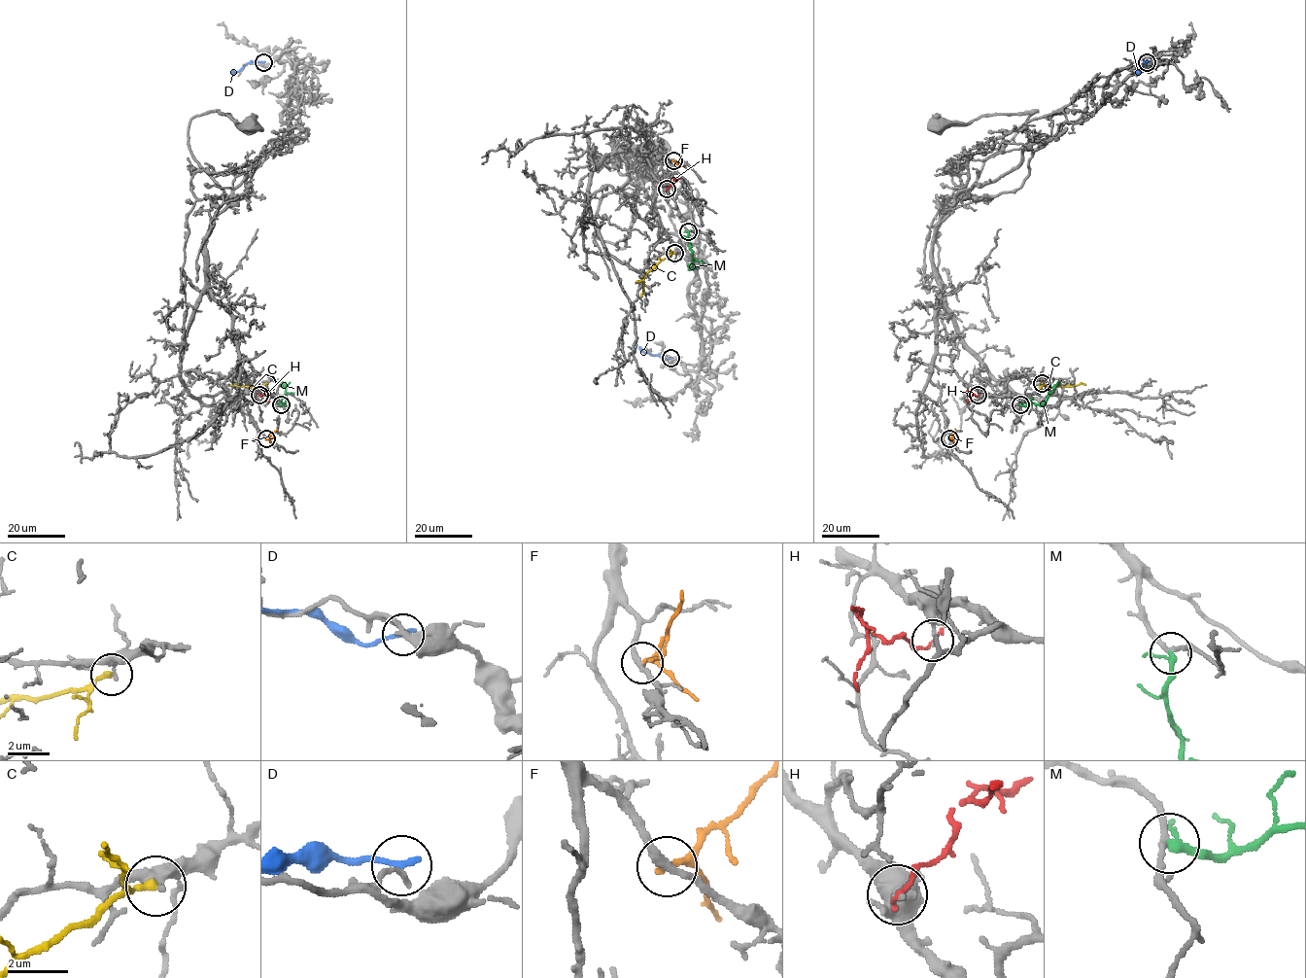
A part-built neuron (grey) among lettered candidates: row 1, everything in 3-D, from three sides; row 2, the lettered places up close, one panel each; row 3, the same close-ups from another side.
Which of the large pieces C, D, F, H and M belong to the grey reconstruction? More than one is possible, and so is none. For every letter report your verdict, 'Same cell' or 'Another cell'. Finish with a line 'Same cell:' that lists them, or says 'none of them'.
C: Another cell
D: Another cell
F: Another cell
H: Another cell
M: Same cell
Same cell: M

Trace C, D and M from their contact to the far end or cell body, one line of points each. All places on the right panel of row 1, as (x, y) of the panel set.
C: (1042, 383), (1048, 386), (1085, 385)
D: (1147, 62), (1141, 72), (1135, 72)
M: (1020, 404), (1042, 404), (1058, 381)

